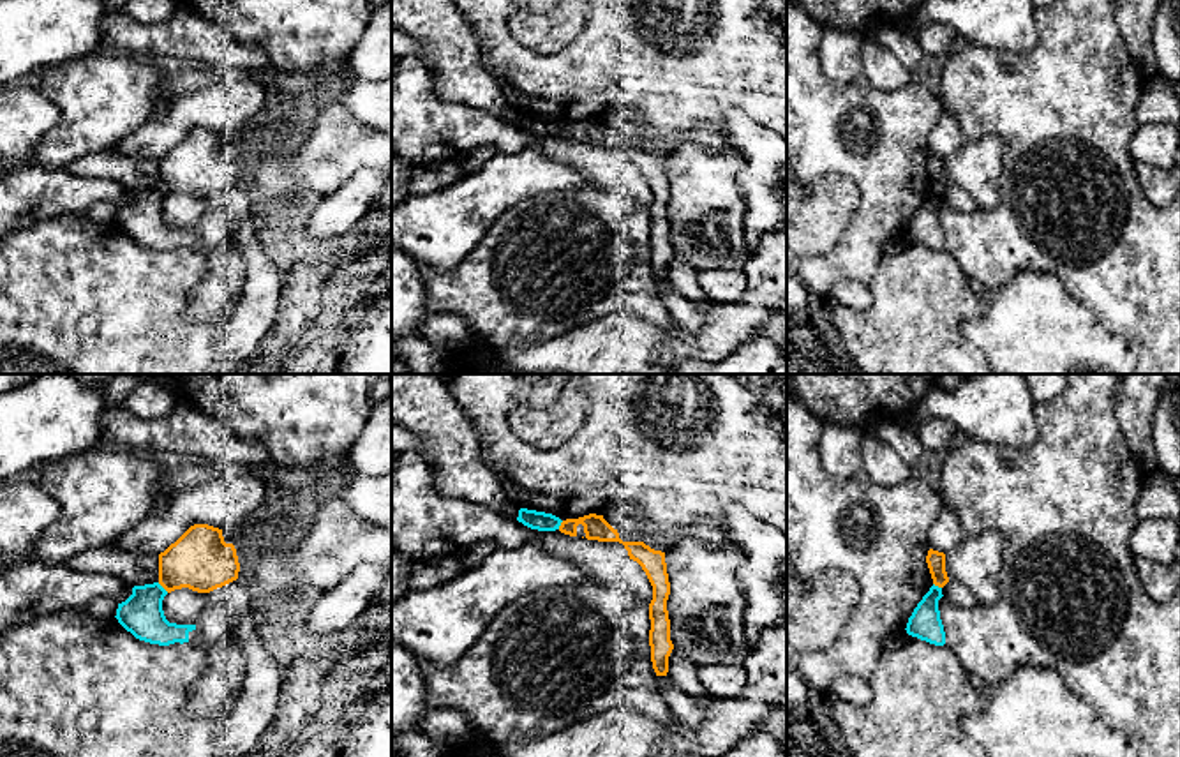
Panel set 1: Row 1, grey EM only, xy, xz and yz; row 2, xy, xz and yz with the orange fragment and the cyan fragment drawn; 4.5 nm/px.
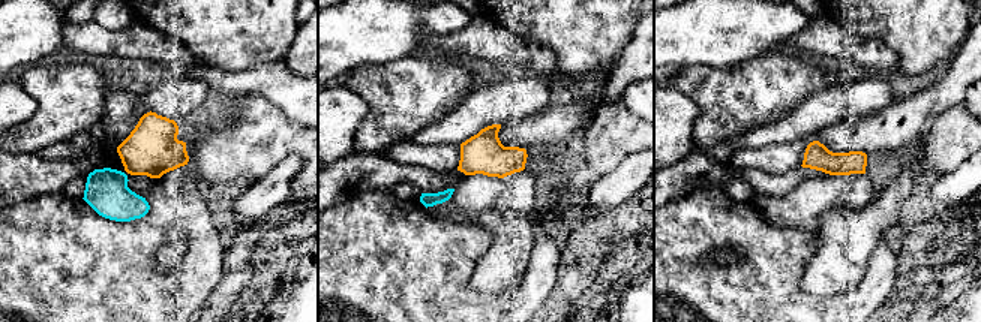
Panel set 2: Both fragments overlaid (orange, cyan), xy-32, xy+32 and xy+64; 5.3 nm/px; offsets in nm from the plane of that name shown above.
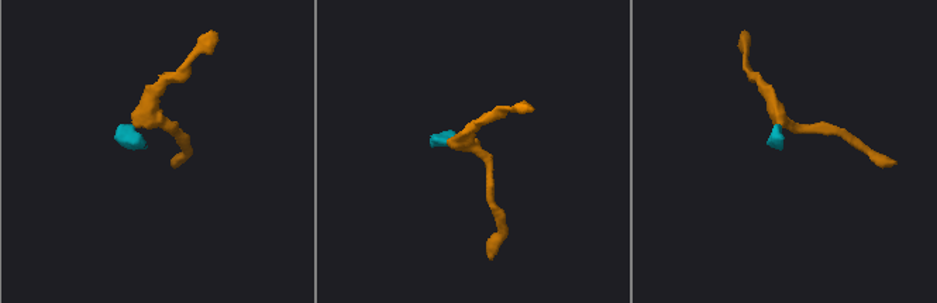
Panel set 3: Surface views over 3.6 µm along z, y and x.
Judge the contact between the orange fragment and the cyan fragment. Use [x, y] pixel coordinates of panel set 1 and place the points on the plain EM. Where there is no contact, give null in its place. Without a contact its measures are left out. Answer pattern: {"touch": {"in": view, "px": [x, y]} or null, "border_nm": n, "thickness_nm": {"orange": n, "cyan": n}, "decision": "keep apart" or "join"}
{"touch": {"in": "xy", "px": [163, 191]}, "border_nm": 70, "thickness_nm": {"orange": 280, "cyan": 200}, "decision": "keep apart"}

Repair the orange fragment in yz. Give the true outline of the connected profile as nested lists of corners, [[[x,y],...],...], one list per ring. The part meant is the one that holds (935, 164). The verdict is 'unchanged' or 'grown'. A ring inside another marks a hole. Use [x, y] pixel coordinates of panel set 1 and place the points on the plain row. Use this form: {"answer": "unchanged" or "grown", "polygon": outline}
{"answer": "unchanged", "polygon": [[[930,154],[926,161],[926,168],[928,168],[933,189],[938,192],[944,192],[949,187],[947,176],[945,176],[945,159]]]}

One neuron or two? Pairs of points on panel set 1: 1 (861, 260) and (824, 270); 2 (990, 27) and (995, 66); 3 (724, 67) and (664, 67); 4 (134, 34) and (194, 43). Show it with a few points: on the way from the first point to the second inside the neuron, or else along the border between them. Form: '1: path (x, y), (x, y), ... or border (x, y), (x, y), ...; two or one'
1: path (852, 260), (833, 265); one
2: border (969, 43), (1011, 52), (1027, 52), (1034, 46); two
3: path (709, 67), (678, 67); one
4: path (149, 39), (180, 39); one

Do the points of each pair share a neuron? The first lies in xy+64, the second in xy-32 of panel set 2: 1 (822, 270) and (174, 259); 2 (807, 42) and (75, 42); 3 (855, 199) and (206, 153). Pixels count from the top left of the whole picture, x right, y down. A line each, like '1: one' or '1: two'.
1: one
2: one
3: two

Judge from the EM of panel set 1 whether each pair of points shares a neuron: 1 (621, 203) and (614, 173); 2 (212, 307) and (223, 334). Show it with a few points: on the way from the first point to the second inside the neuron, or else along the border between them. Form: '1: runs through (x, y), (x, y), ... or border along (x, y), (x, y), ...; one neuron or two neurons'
1: border along (597, 182), (625, 191); two neurons
2: border along (242, 288), (224, 320), (184, 316); two neurons

